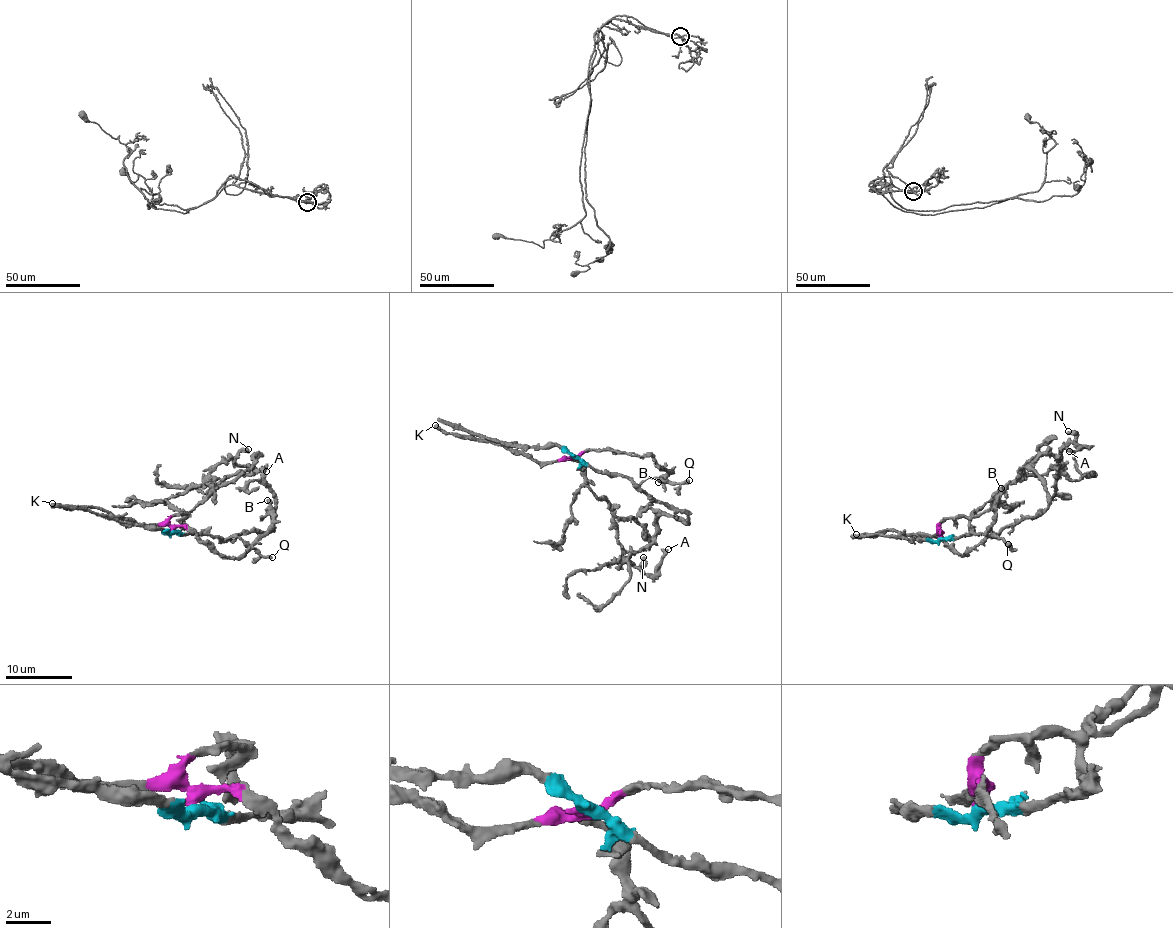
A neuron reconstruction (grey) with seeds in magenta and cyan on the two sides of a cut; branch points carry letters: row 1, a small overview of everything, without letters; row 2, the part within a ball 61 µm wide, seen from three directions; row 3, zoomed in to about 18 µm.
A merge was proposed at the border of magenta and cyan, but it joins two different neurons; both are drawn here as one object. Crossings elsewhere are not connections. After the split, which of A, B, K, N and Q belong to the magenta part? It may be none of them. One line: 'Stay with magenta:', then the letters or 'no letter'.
Stay with magenta: A, B, K, N

